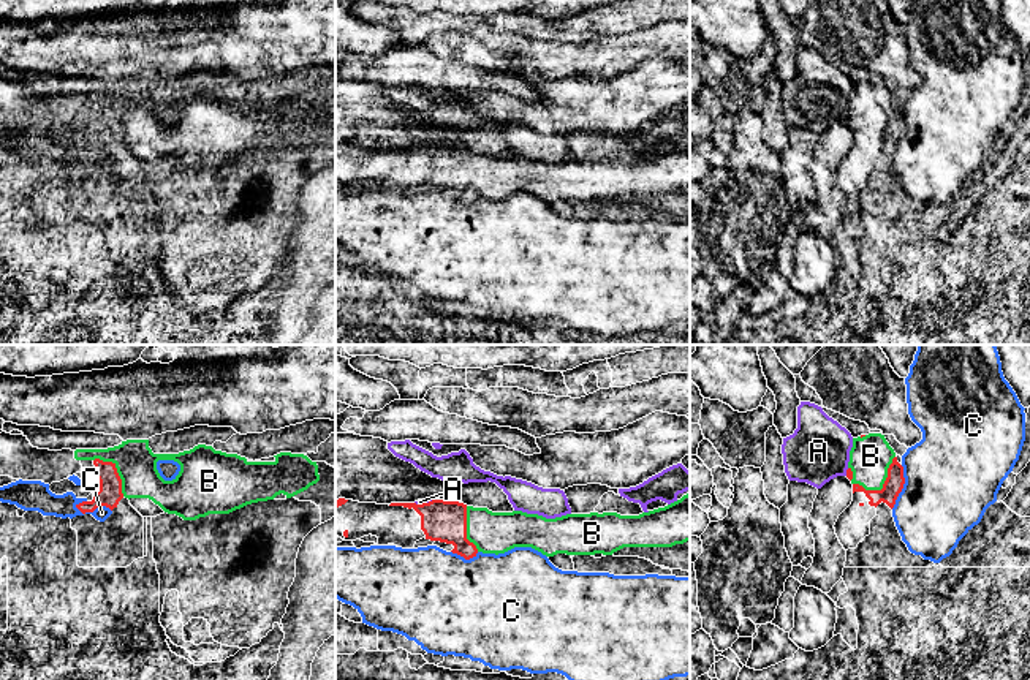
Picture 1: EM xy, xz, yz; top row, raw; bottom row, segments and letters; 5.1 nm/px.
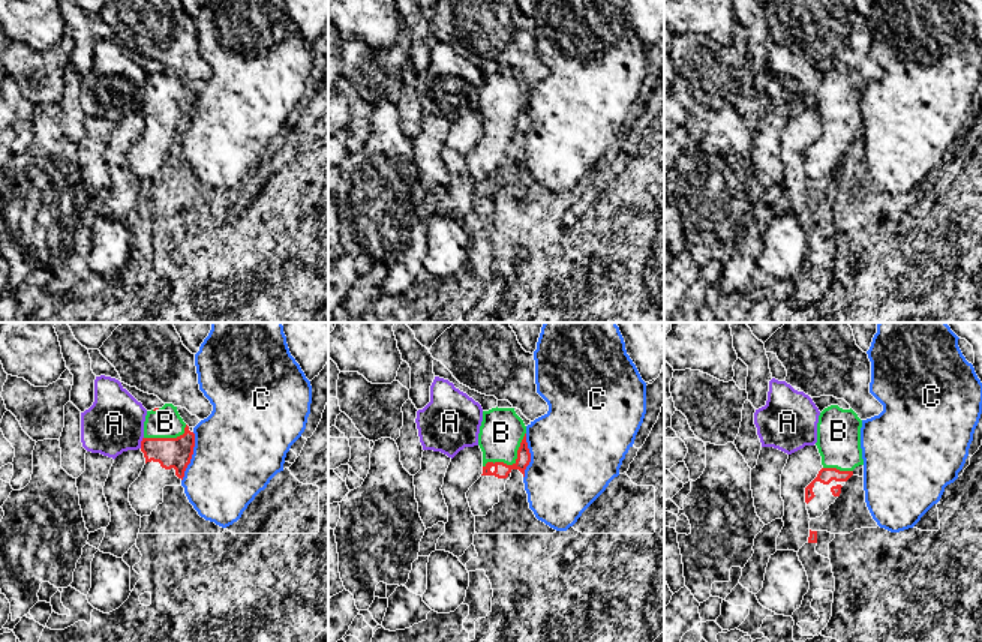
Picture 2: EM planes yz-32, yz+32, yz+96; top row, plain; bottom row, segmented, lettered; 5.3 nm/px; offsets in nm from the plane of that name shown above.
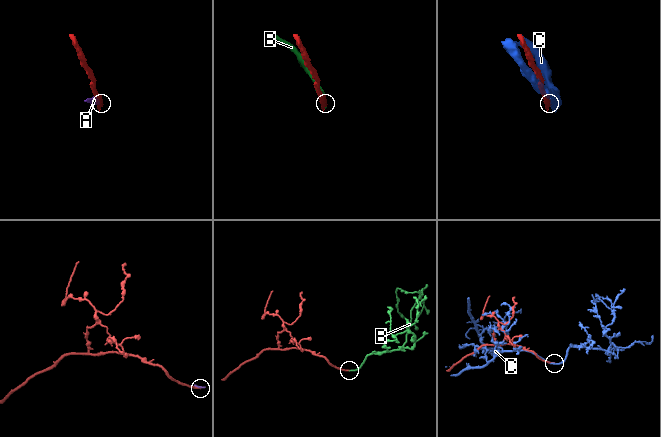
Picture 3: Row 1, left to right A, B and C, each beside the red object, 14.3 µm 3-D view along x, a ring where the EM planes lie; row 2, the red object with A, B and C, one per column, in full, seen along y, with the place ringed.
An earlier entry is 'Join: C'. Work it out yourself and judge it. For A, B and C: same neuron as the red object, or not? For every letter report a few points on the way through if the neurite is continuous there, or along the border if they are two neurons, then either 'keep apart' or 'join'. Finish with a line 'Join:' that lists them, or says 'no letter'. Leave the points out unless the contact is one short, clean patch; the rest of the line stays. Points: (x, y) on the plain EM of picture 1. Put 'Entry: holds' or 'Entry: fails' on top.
Entry: fails
A: keep apart
B: join
C: keep apart
Join: B

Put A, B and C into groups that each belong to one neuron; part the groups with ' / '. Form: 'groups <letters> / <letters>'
groups A / B / C

